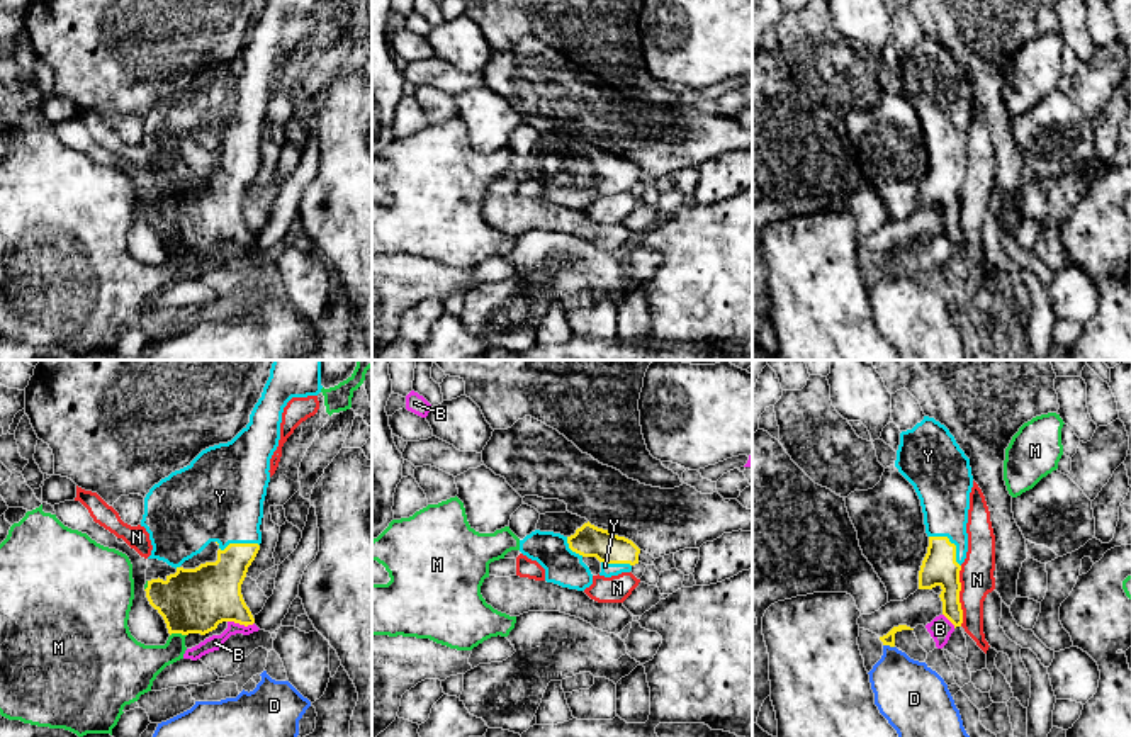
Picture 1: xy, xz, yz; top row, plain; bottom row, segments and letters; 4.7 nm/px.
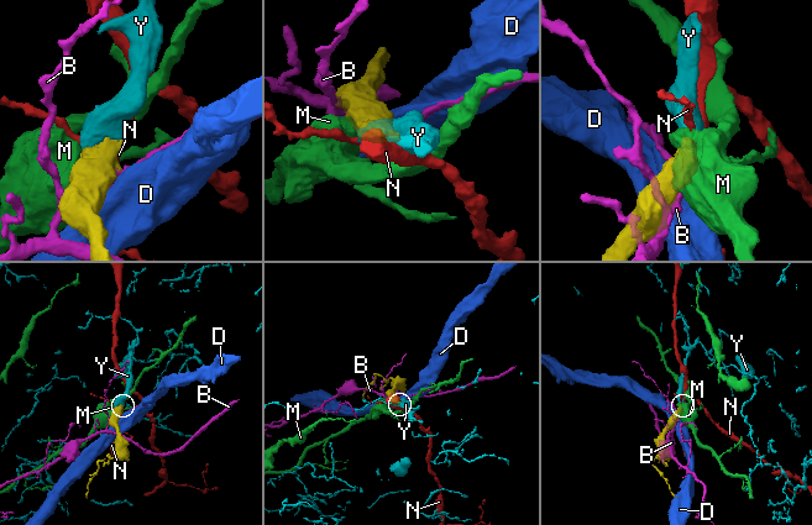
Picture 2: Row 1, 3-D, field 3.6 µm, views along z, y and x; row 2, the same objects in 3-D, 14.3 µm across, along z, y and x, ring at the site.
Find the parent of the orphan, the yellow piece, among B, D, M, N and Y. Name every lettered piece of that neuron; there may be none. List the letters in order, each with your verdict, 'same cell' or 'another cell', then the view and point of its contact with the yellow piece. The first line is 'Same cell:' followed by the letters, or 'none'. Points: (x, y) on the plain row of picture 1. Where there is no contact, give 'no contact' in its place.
Same cell: Y
B: another cell; meets yellow in xy at (241, 243)
D: another cell; meets yellow in yz at (889, 264)
M: another cell; meets yellow in xy at (177, 252)
N: another cell; meets yellow in yz at (958, 216)
Y: same cell; meets yellow in yz at (953, 163)

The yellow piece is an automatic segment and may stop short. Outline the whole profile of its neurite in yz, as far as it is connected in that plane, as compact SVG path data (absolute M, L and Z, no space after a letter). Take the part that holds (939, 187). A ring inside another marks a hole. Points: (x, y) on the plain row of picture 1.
M924 36L912 49L900 53L895 87L914 105L922 132L926 153L929 156L927 173L919 190L919 209L939 205L942 234L956 246L963 243L959 222L959 190L968 172L968 129L973 95L970 78L956 63L949 49L934 37Z

